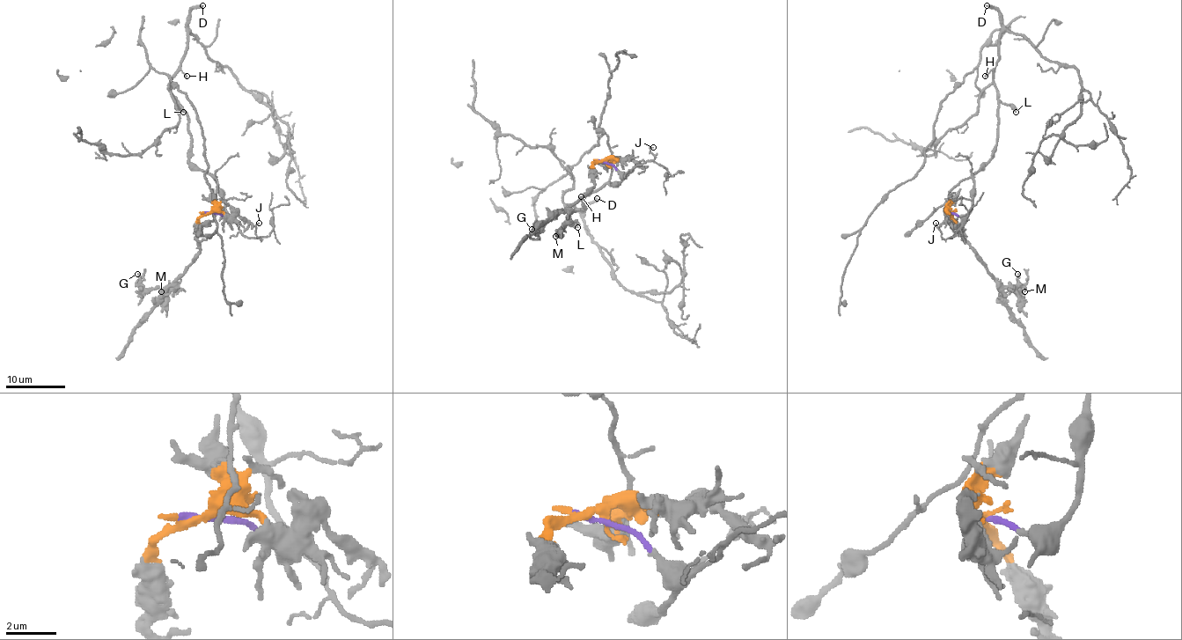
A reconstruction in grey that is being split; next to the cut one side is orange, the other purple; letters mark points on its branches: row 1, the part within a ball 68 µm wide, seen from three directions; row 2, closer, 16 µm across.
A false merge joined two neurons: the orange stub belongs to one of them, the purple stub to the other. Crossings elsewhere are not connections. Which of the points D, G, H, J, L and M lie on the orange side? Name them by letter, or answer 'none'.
G, M

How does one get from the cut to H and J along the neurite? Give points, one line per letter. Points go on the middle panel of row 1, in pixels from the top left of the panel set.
H: (603, 162), (610, 163), (622, 180), (590, 192), (583, 199), (583, 209), (565, 208), (580, 196)
J: (603, 162), (612, 163), (625, 173), (638, 165), (650, 162), (655, 156), (650, 153), (653, 147)

